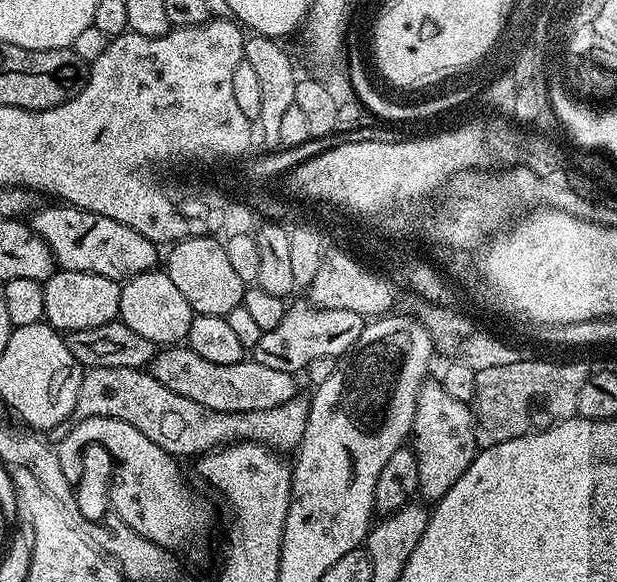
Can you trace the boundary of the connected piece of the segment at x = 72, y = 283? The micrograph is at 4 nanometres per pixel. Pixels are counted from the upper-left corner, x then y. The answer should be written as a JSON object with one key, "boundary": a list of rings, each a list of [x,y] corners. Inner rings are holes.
{"boundary":[[[53,271],[44,285],[44,320],[57,333],[67,334],[78,330],[94,330],[94,326],[106,326],[106,322],[117,319],[120,315],[120,284],[110,278],[102,278],[89,272]]]}

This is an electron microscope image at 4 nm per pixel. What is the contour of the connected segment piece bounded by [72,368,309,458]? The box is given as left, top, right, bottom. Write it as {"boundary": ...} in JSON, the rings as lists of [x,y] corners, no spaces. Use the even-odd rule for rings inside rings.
{"boundary":[[[90,368],[85,371],[82,386],[78,386],[78,402],[72,416],[76,420],[125,420],[134,426],[134,430],[146,434],[150,442],[162,446],[162,450],[177,458],[199,458],[205,452],[215,452],[217,448],[238,444],[242,440],[264,444],[281,454],[292,454],[299,449],[306,434],[308,402],[307,395],[296,394],[290,402],[282,402],[282,406],[270,406],[270,410],[210,410],[210,406],[194,402],[194,398],[182,398],[182,394],[174,394],[174,390],[162,386],[162,382],[158,382],[151,371],[138,368]]]}

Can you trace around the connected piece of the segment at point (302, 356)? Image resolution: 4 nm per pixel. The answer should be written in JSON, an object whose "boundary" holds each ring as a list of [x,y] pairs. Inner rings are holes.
{"boundary":[[[307,299],[304,300],[297,304],[289,303],[285,307],[282,322],[278,322],[274,330],[260,333],[258,342],[250,350],[251,359],[274,370],[295,373],[296,368],[307,369],[314,358],[339,358],[356,345],[366,323],[359,311],[350,308],[317,308]]]}

